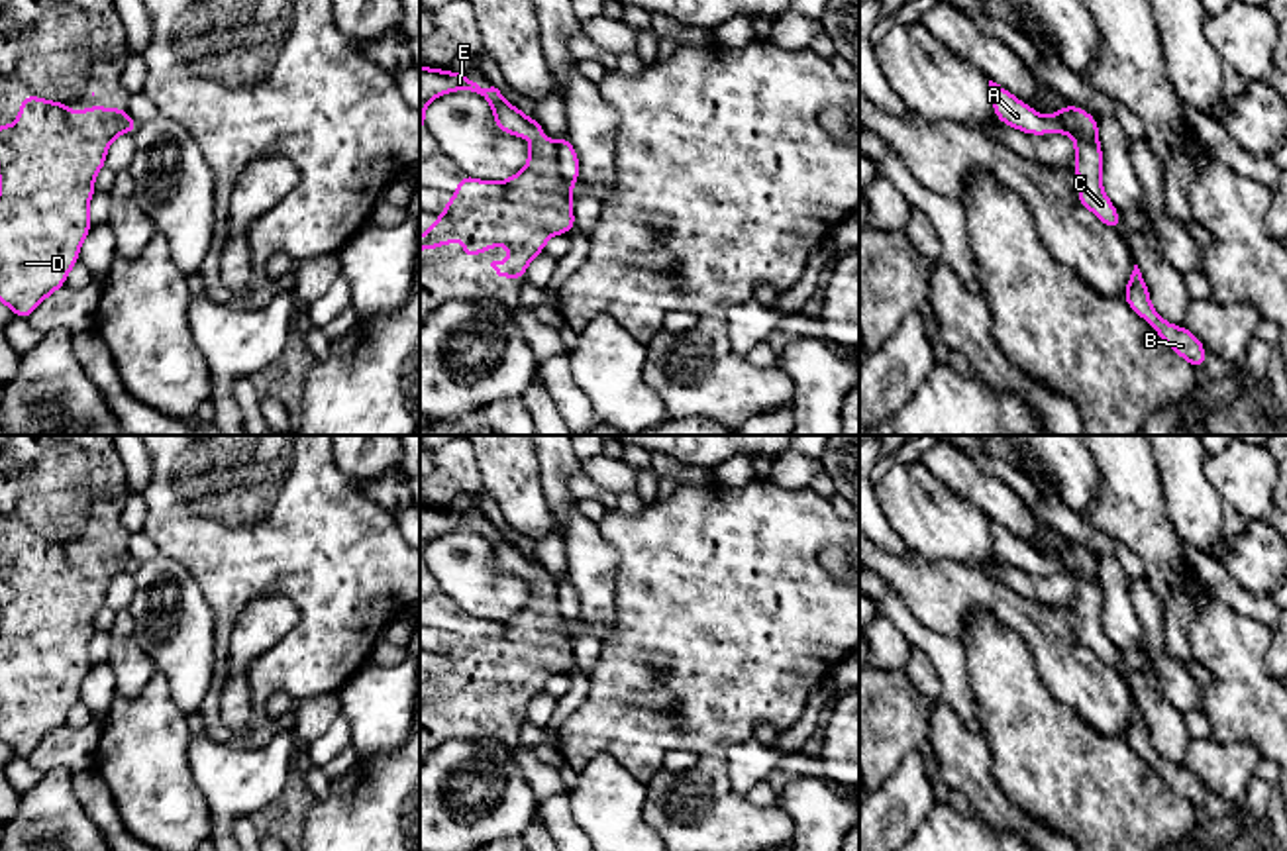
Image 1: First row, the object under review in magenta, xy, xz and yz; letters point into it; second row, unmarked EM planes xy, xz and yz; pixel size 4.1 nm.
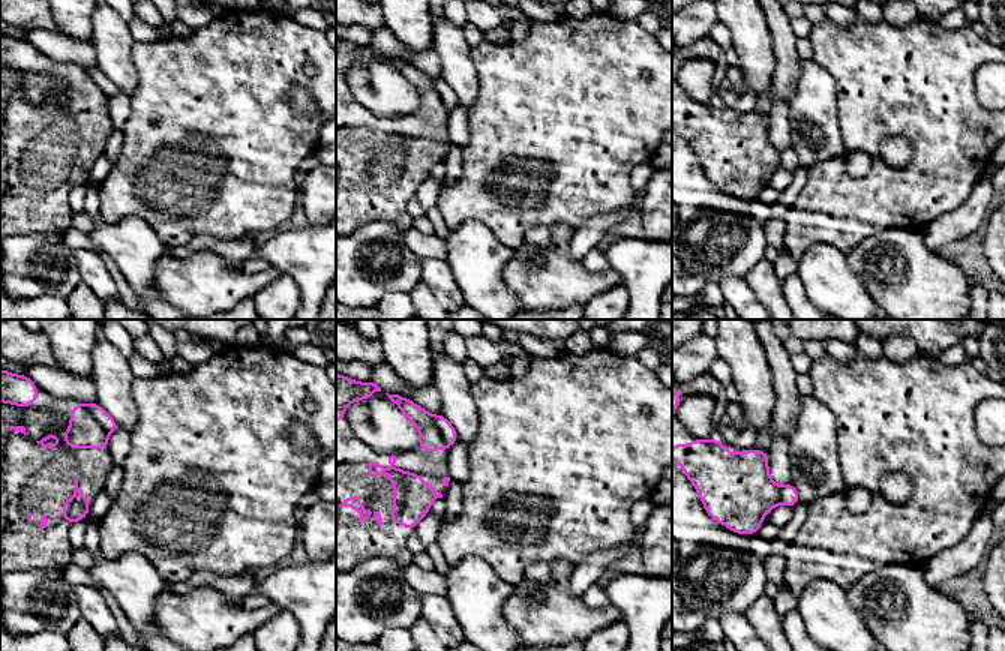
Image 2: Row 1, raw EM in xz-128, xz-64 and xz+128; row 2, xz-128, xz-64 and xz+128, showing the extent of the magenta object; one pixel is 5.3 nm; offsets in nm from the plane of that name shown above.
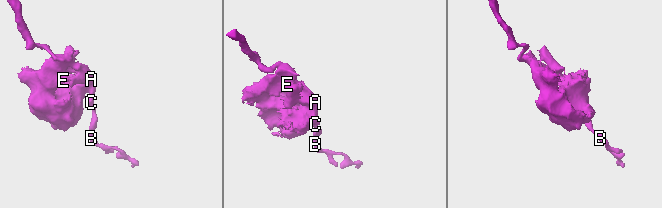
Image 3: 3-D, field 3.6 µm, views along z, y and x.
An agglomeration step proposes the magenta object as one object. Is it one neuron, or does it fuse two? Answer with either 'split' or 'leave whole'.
split

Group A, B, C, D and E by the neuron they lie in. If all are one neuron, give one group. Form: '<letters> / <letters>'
A B C / D E

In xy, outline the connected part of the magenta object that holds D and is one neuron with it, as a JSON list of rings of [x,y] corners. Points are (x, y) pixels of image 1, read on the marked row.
[[[37,94],[22,98],[18,122],[0,125],[0,302],[16,318],[31,312],[55,290],[65,286],[69,271],[78,263],[78,251],[94,225],[88,202],[94,196],[94,176],[106,167],[110,143],[124,131],[128,110],[86,106],[82,114],[67,110],[63,100],[45,102]]]

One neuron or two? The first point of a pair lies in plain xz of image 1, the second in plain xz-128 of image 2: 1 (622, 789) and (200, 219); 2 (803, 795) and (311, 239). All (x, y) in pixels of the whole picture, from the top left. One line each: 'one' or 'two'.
1: two
2: one

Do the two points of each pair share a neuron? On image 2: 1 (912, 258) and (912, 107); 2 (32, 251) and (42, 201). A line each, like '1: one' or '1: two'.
1: two
2: two

